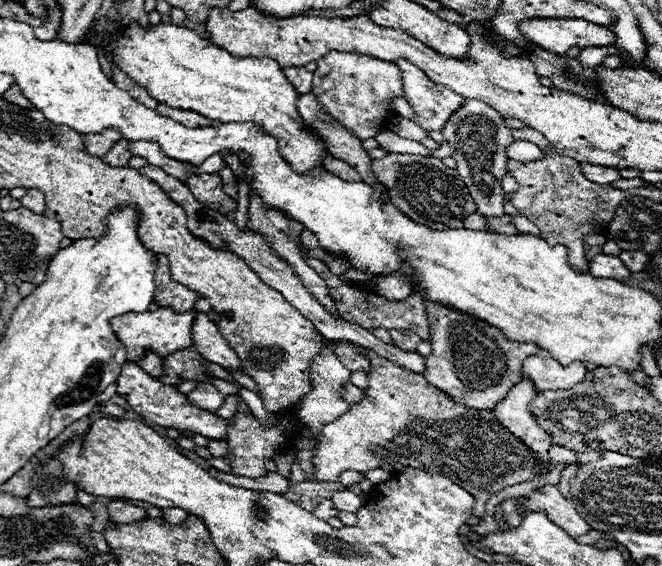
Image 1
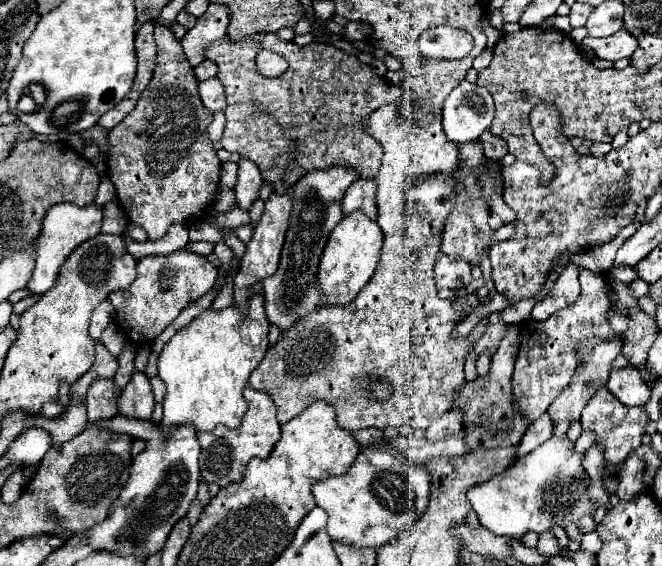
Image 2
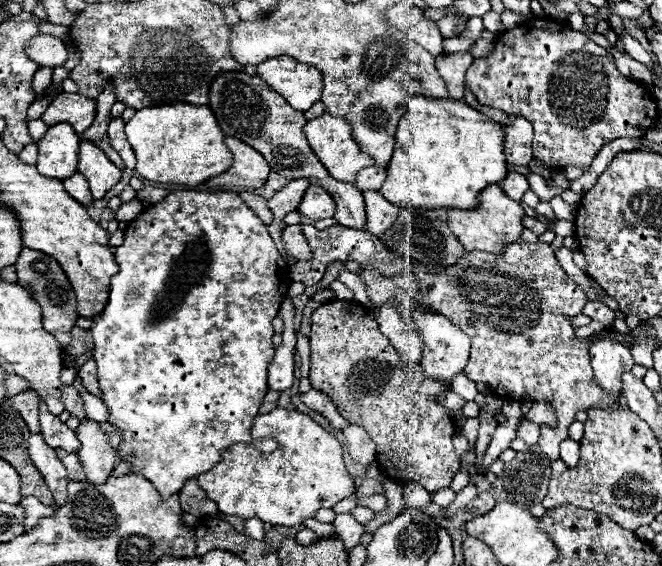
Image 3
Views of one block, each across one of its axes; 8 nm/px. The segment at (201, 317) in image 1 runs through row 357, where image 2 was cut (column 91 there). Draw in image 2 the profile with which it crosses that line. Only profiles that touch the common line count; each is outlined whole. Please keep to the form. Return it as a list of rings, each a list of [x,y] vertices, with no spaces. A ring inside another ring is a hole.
[[[60,202],[48,210],[46,220],[42,222],[42,234],[38,238],[36,268],[34,268],[32,280],[26,286],[32,294],[44,294],[48,288],[52,288],[52,284],[56,282],[56,274],[58,274],[62,262],[68,258],[68,254],[76,246],[80,246],[80,242],[84,242],[84,240],[88,240],[100,232],[102,216],[104,216],[104,208],[98,206],[96,202],[92,202],[88,206],[76,206],[70,202]]]

